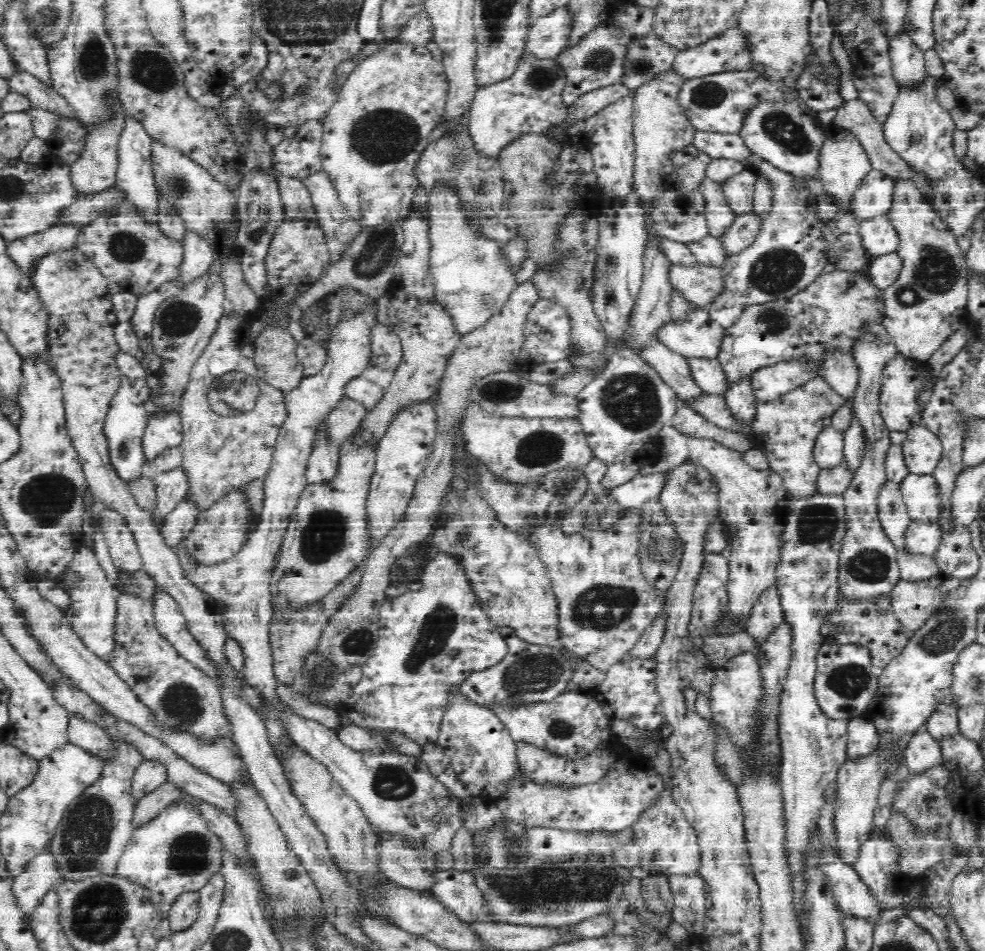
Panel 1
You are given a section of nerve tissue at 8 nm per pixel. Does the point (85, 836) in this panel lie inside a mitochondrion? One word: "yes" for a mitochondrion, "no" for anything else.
yes

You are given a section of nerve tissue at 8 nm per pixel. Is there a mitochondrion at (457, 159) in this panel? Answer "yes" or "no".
yes

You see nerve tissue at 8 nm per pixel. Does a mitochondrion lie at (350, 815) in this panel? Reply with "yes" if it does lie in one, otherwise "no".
no

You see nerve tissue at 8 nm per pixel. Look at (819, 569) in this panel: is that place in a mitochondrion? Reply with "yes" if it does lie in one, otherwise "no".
yes

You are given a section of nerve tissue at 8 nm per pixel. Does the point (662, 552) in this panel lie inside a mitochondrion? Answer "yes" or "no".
yes

